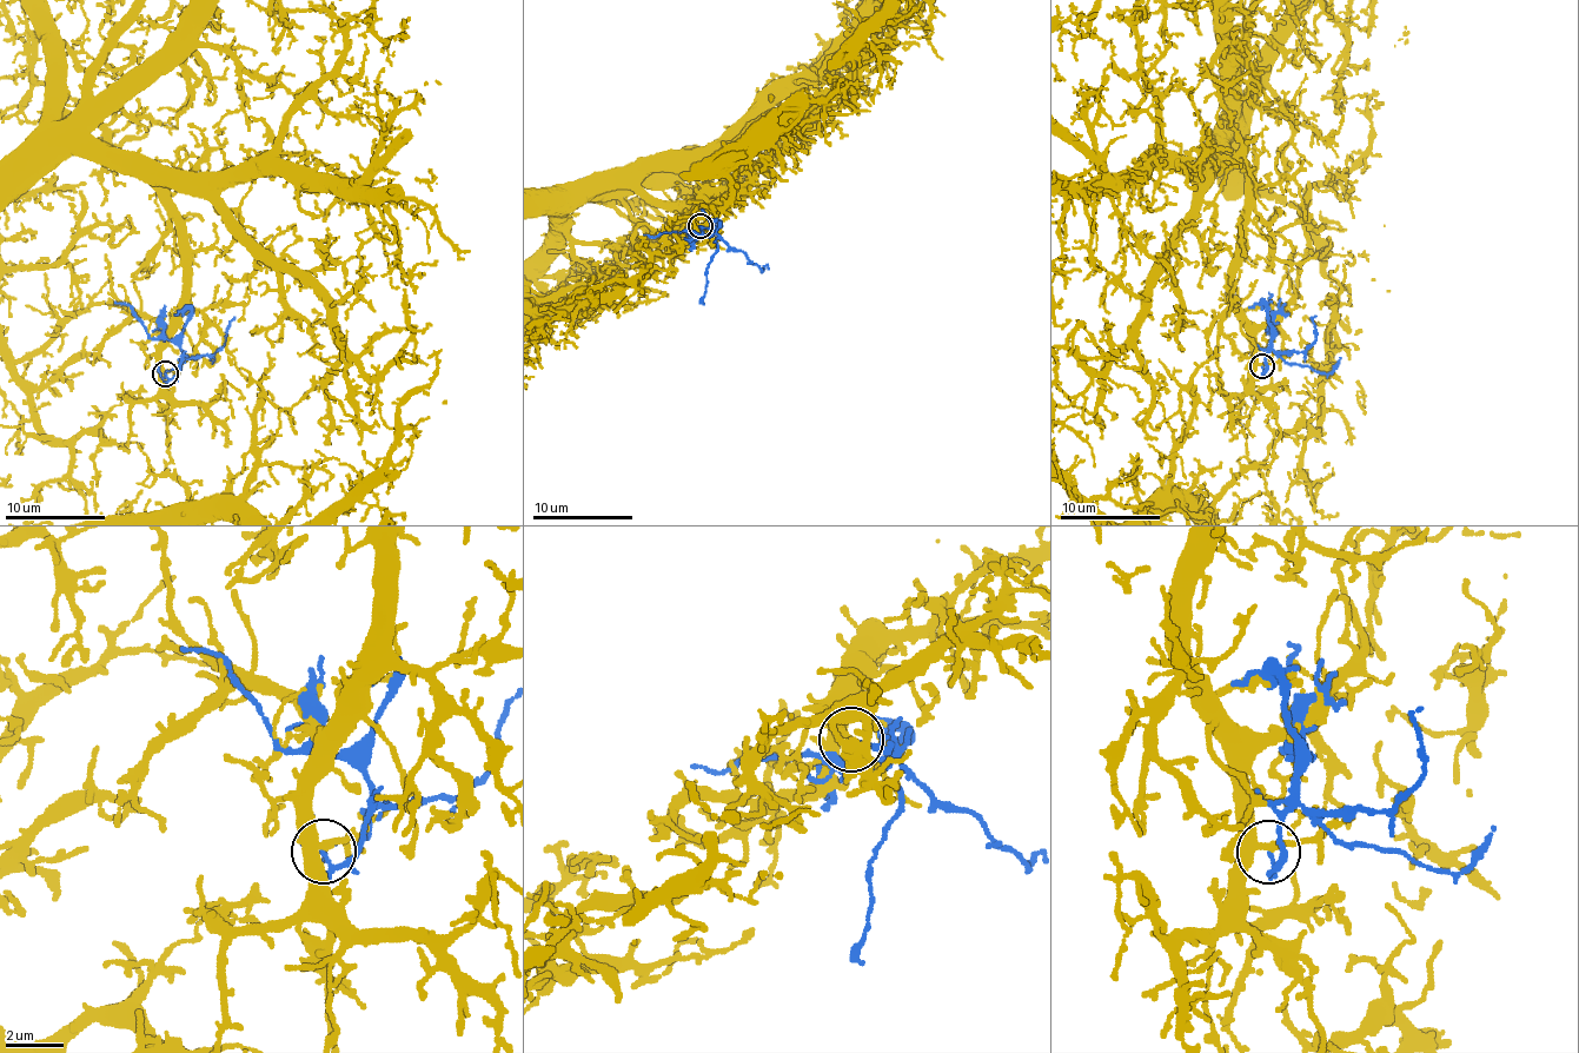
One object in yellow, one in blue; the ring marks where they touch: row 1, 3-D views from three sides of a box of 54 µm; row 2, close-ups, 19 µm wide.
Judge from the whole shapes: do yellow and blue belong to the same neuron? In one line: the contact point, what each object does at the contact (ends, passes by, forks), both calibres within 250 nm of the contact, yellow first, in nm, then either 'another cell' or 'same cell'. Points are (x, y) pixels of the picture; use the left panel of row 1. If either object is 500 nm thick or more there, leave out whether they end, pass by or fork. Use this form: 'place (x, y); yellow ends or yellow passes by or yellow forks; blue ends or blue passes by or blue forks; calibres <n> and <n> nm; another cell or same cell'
place (165, 373); yellow passes by; blue ends; calibres 280 and 160 nm; another cell

